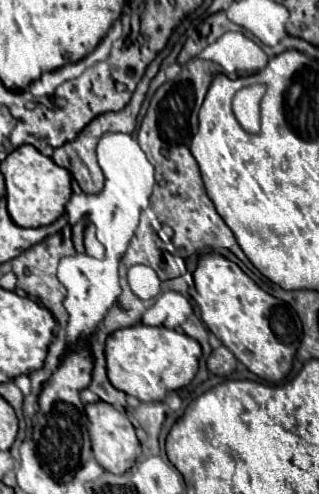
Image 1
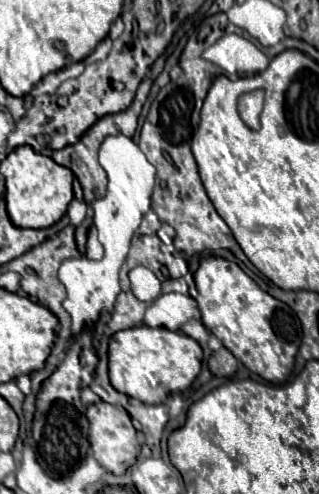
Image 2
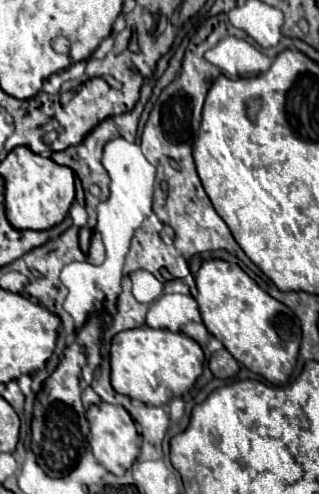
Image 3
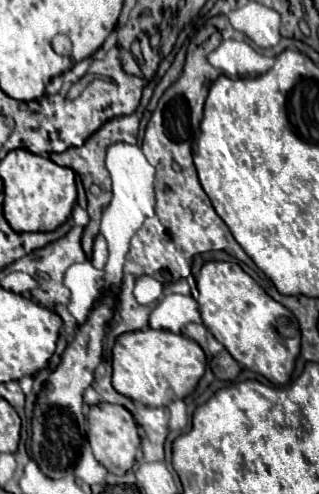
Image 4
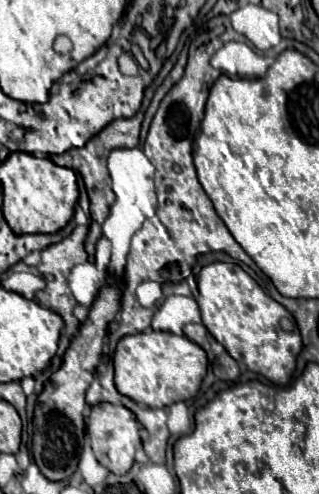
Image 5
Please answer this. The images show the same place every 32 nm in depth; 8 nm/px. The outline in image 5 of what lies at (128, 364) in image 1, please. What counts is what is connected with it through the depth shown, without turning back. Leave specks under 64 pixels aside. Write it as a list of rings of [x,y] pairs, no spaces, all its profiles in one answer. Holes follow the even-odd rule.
[[[148,330],[124,336],[116,346],[114,380],[118,392],[150,408],[166,408],[174,402],[194,398],[200,390],[206,370],[208,370],[206,352],[198,344],[192,344],[186,336]]]

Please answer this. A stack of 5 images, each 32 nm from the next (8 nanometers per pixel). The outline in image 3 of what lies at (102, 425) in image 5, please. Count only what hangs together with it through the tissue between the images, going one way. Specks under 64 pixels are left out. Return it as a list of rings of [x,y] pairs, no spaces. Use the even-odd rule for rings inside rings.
[[[100,402],[88,408],[86,414],[88,422],[90,422],[90,434],[88,434],[88,444],[94,452],[94,458],[112,474],[122,476],[136,460],[138,452],[140,452],[140,436],[136,430],[136,424],[132,420],[132,416],[128,414],[126,408],[122,406],[114,406],[108,402]]]

